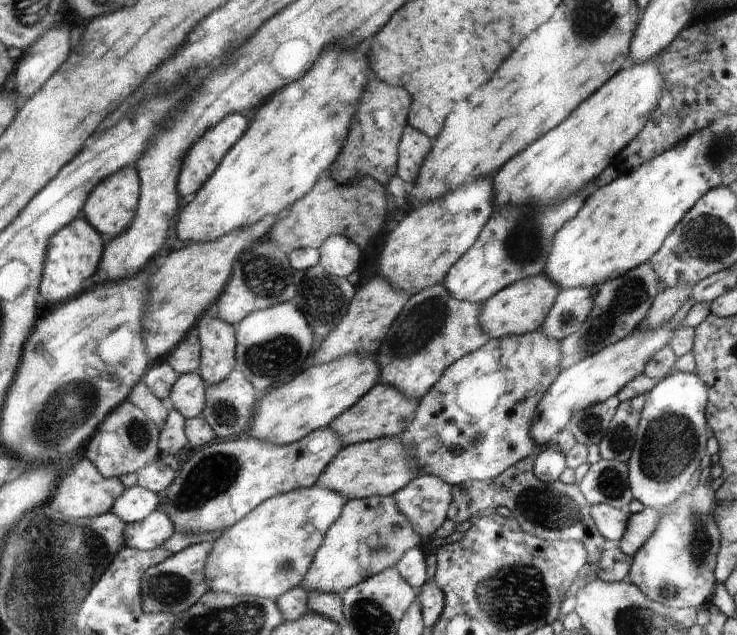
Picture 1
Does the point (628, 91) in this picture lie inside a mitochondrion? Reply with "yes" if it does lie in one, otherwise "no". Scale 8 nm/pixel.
no

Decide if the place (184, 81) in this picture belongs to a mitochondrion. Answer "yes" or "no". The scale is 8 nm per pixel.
no

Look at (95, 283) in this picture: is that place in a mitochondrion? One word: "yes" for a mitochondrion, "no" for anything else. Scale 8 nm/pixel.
no

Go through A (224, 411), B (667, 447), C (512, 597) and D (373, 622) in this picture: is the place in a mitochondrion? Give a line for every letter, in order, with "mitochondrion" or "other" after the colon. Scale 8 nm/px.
A: mitochondrion
B: mitochondrion
C: mitochondrion
D: mitochondrion

